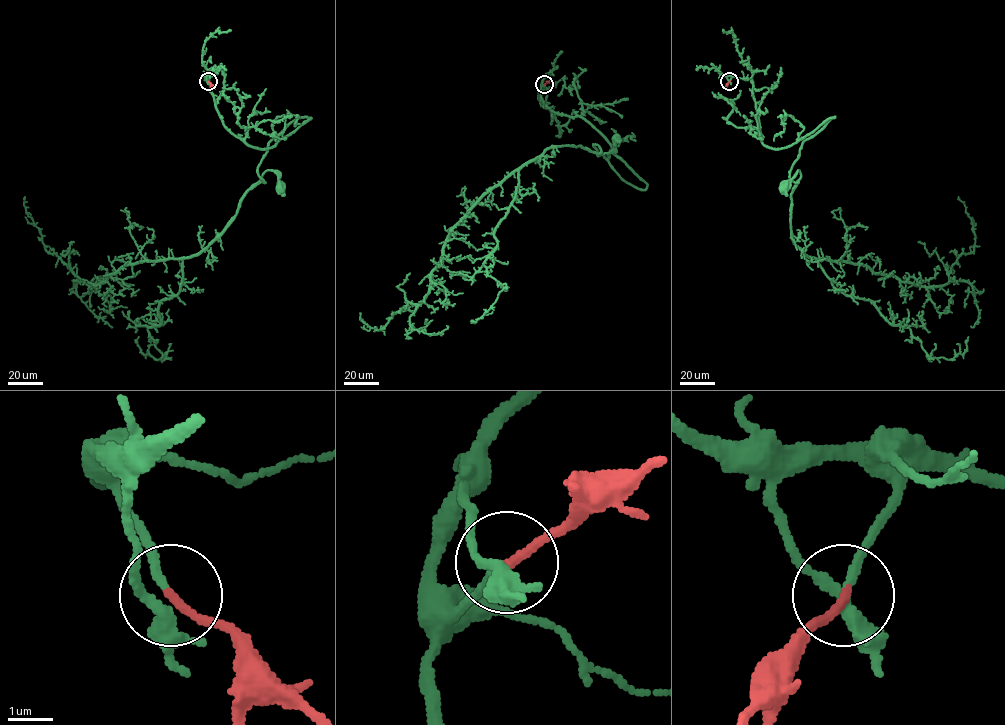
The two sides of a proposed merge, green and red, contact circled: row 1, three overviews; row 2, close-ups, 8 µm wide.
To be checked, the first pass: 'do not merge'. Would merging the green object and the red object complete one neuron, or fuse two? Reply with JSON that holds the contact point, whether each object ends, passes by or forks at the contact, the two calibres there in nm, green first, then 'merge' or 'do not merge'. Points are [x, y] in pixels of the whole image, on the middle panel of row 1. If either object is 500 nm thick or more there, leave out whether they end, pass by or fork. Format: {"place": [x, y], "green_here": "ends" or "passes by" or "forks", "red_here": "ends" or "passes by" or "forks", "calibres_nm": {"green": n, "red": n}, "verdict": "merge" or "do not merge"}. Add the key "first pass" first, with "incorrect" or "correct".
{"first pass": "incorrect", "place": [544, 84], "green_here": "forks", "red_here": "ends", "calibres_nm": {"green": 200, "red": 190}, "verdict": "merge"}

